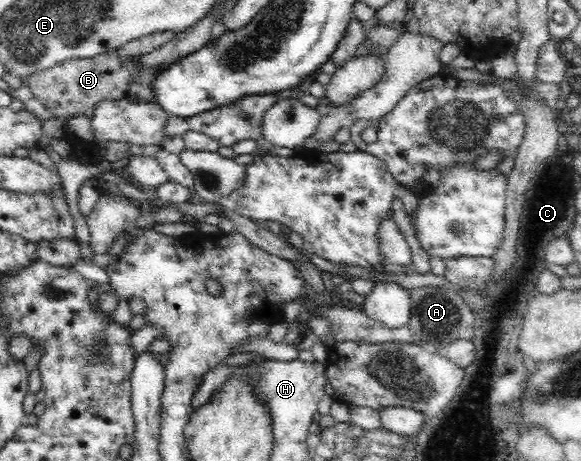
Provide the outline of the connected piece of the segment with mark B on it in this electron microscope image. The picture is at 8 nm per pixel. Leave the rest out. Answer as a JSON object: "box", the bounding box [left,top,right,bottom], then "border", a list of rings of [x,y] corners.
{"box":[29,53,166,123],"border":[[[111,53],[98,54],[94,58],[68,59],[52,68],[37,70],[29,79],[32,94],[42,104],[54,113],[54,118],[66,123],[78,114],[83,114],[89,120],[92,118],[97,102],[106,99],[122,100],[126,98],[133,103],[154,102],[151,93],[151,80],[166,66],[156,72],[148,72],[139,68],[135,58],[119,60]]]}

